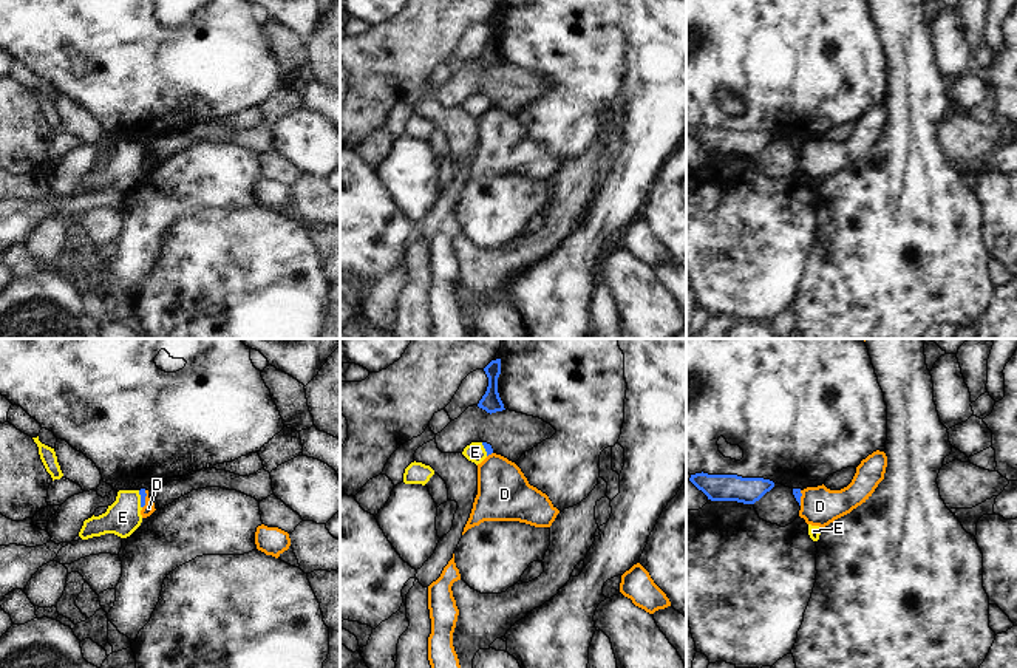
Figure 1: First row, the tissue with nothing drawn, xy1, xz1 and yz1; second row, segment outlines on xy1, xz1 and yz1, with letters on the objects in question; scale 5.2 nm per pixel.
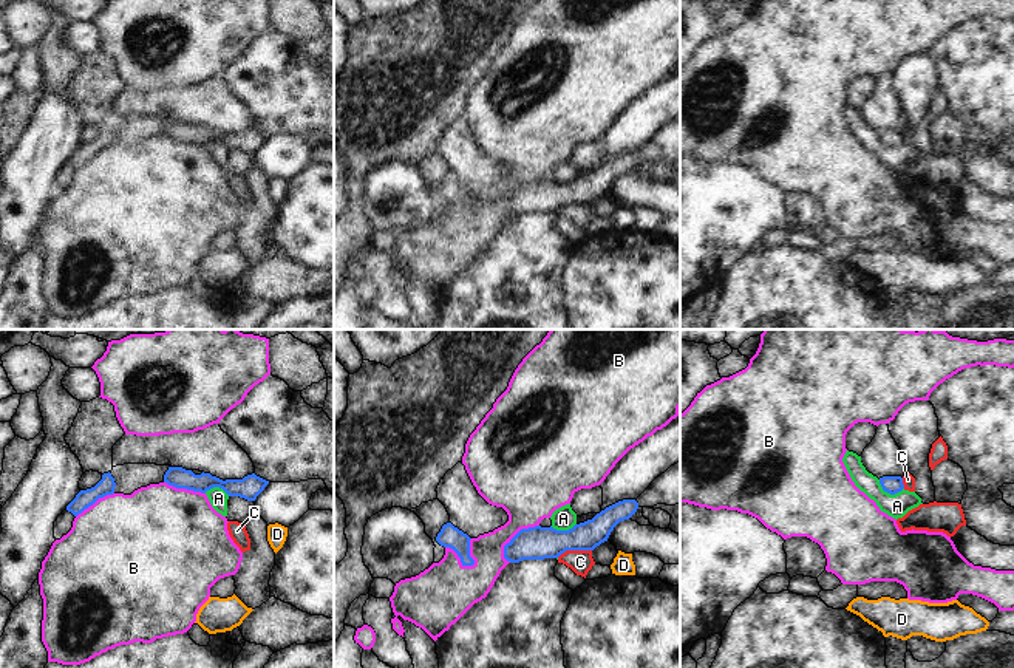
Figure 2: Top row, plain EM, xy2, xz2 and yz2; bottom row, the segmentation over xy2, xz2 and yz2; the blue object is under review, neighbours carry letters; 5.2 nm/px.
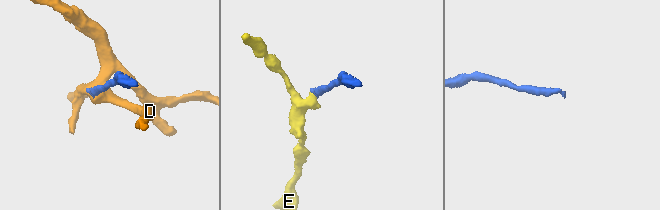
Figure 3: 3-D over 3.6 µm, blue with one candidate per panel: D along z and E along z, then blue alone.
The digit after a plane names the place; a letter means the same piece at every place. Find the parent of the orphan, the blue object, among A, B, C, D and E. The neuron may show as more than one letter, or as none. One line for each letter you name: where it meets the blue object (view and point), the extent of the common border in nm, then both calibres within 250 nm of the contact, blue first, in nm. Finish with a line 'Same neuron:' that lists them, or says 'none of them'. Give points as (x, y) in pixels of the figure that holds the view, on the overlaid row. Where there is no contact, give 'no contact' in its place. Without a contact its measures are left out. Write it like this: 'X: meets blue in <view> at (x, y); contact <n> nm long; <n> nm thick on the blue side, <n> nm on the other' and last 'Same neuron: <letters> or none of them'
E: meets blue in xy1 at (141, 500); contact 100 nm long; 40 nm thick on the blue side, 180 nm on the other
Same neuron: E

